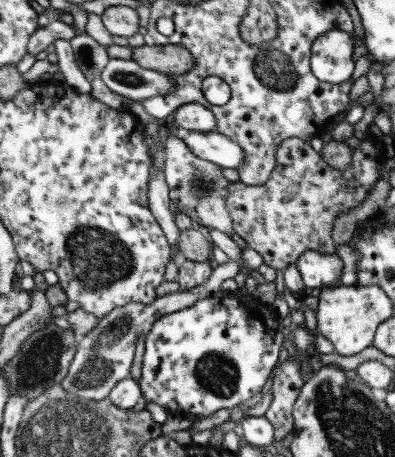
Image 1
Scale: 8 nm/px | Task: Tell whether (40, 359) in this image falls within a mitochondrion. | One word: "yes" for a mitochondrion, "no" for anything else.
yes

